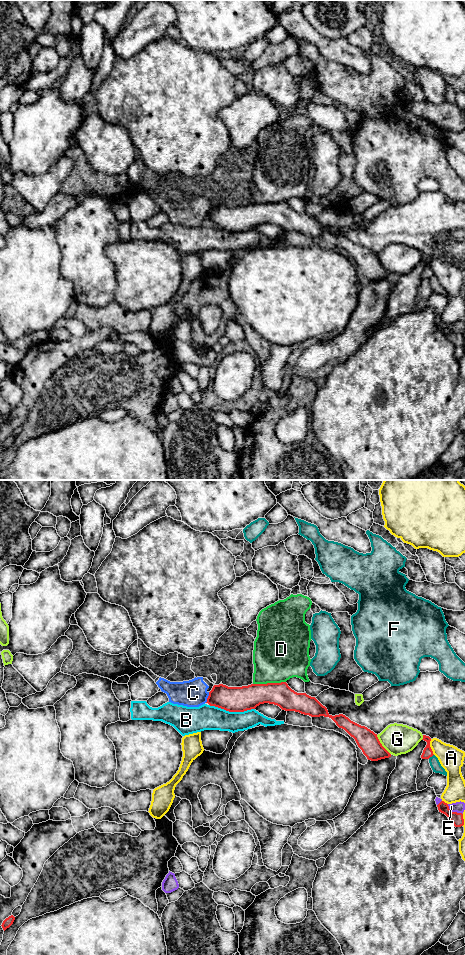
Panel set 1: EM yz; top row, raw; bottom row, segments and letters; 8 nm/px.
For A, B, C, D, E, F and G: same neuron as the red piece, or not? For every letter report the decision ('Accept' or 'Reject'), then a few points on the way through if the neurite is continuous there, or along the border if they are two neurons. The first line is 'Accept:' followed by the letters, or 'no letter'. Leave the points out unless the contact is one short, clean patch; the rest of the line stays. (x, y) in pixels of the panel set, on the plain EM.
Accept: no letter
A: Reject
B: Reject
C: Reject
D: Reject
E: Reject
F: Reject
G: Reject

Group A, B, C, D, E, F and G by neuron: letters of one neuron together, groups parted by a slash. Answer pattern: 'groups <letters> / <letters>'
groups A / B / C D / E / F / G

